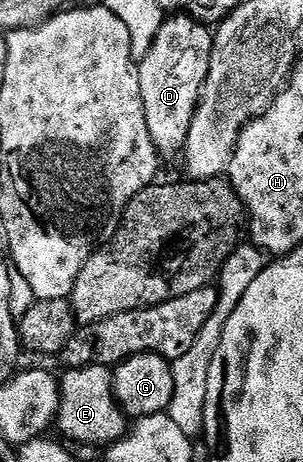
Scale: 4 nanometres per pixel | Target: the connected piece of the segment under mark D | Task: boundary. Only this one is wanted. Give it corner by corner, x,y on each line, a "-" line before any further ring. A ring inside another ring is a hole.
172,16
158,32
150,52
139,59
146,128
150,128
157,155
172,158
176,154
177,157
184,149
200,93
210,72
213,37
213,31
205,23
187,16

